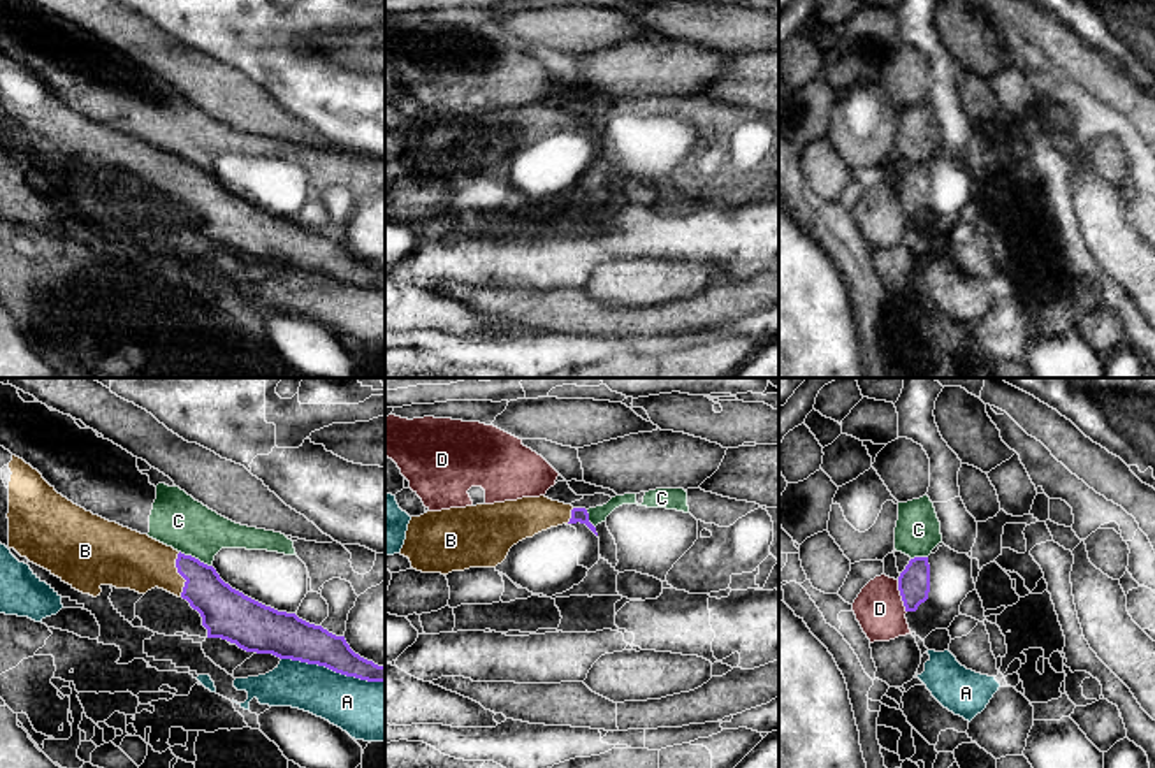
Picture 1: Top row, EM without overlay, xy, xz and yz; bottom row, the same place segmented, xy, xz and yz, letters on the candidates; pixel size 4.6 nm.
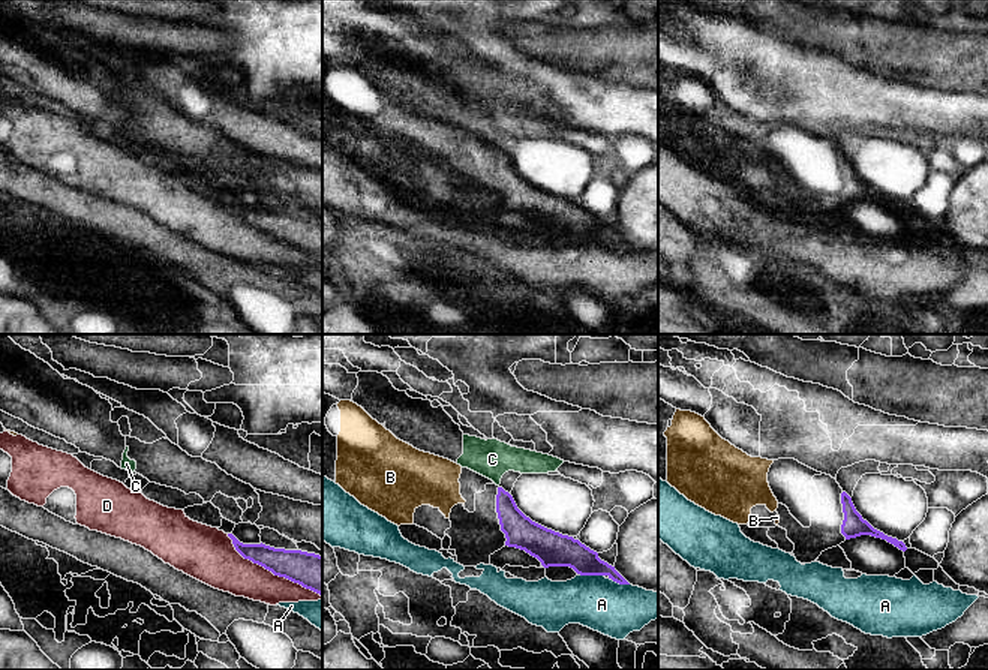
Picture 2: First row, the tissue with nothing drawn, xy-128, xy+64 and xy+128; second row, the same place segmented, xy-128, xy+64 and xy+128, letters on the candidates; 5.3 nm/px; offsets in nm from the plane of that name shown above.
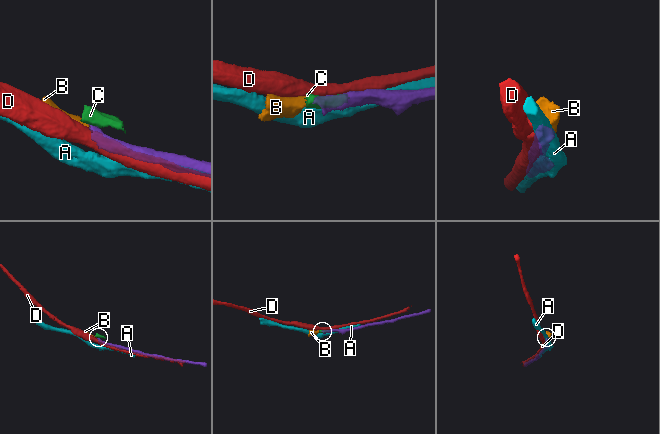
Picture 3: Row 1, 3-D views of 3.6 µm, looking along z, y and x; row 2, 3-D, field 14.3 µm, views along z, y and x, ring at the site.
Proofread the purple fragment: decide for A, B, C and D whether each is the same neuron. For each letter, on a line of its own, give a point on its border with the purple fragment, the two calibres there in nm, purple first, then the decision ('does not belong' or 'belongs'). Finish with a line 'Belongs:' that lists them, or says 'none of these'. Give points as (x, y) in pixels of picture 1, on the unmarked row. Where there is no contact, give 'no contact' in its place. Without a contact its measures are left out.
A: xy (333, 276) | 190/280 nm | does not belong
B: xy (180, 180) | 200/280 nm | belongs
C: xy (194, 164) | 200/240 nm | does not belong
D: yz (900, 201) | 140/220 nm | does not belong
Belongs: B

